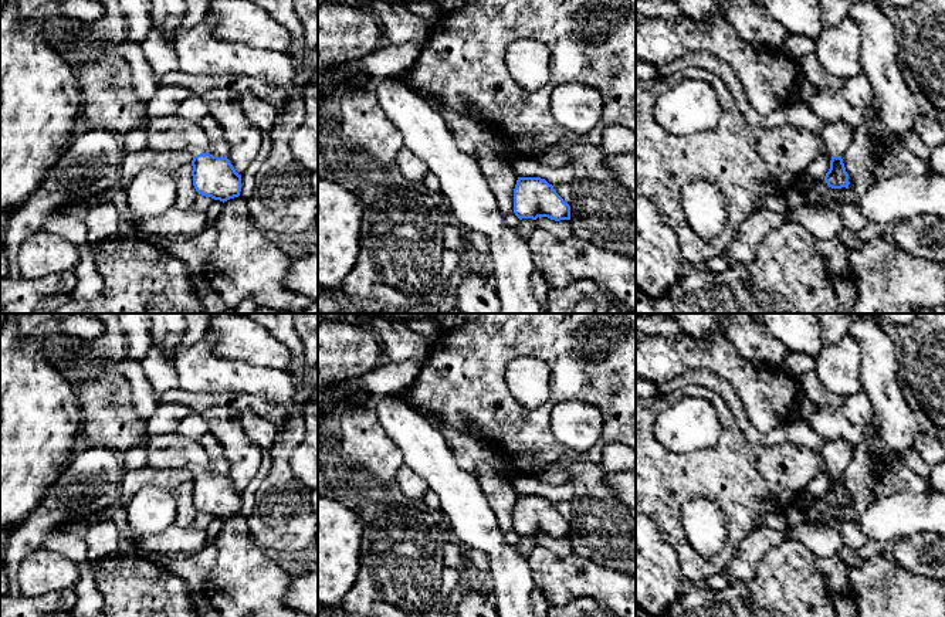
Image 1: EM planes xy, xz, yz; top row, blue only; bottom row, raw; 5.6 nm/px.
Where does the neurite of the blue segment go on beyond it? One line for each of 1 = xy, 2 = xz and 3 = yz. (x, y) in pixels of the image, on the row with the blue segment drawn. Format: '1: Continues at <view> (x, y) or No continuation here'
1: Continues at xy (169, 134)
2: No continuation here
3: Continues at yz (837, 138)

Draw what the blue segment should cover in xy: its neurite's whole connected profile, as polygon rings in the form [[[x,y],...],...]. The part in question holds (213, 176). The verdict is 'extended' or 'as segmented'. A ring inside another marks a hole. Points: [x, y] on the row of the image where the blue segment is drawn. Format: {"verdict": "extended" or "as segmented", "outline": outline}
{"verdict": "extended", "outline": [[[177,115],[156,118],[149,121],[146,139],[153,152],[189,152],[193,156],[193,186],[199,194],[223,203],[240,196],[241,176],[227,157],[207,152],[209,140],[199,122]]]}

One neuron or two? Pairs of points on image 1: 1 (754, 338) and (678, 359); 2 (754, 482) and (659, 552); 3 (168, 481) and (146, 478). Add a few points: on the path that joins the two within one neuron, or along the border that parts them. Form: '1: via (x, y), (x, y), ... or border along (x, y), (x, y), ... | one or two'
1: border along (720, 328), (720, 332), (745, 358), (761, 362) | two
2: border along (650, 518), (656, 529), (674, 549), (683, 573) | two
3: via (162, 478), (152, 478) | one

